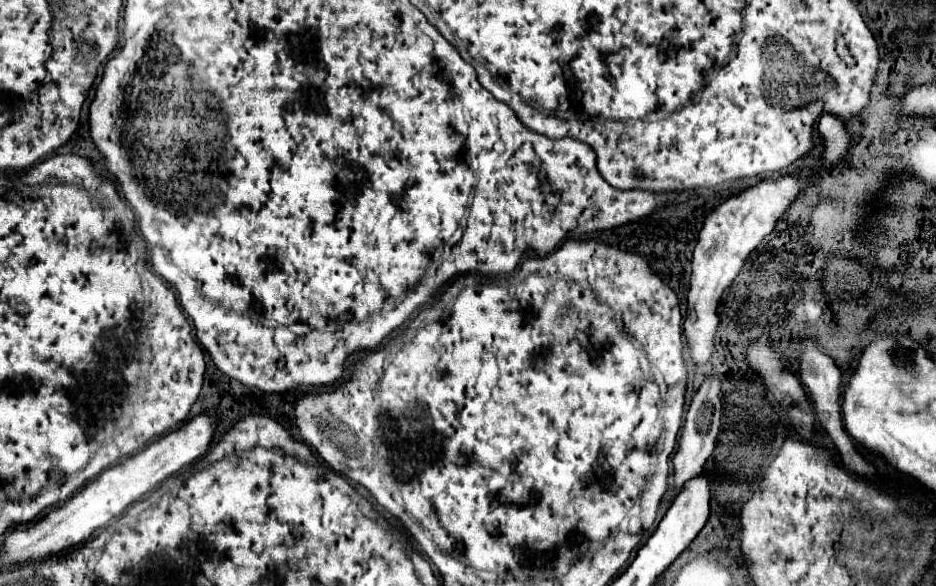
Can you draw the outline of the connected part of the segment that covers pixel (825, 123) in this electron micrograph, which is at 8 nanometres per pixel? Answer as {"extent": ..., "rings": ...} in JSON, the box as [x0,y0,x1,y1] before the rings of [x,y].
{"extent":[820,115,850,167],"rings":[[[822,115],[820,125],[820,139],[822,139],[822,147],[824,147],[824,167],[828,165],[836,165],[838,161],[842,161],[842,157],[846,155],[848,147],[850,147],[850,133],[844,127],[844,121],[834,117],[834,115]]]}

